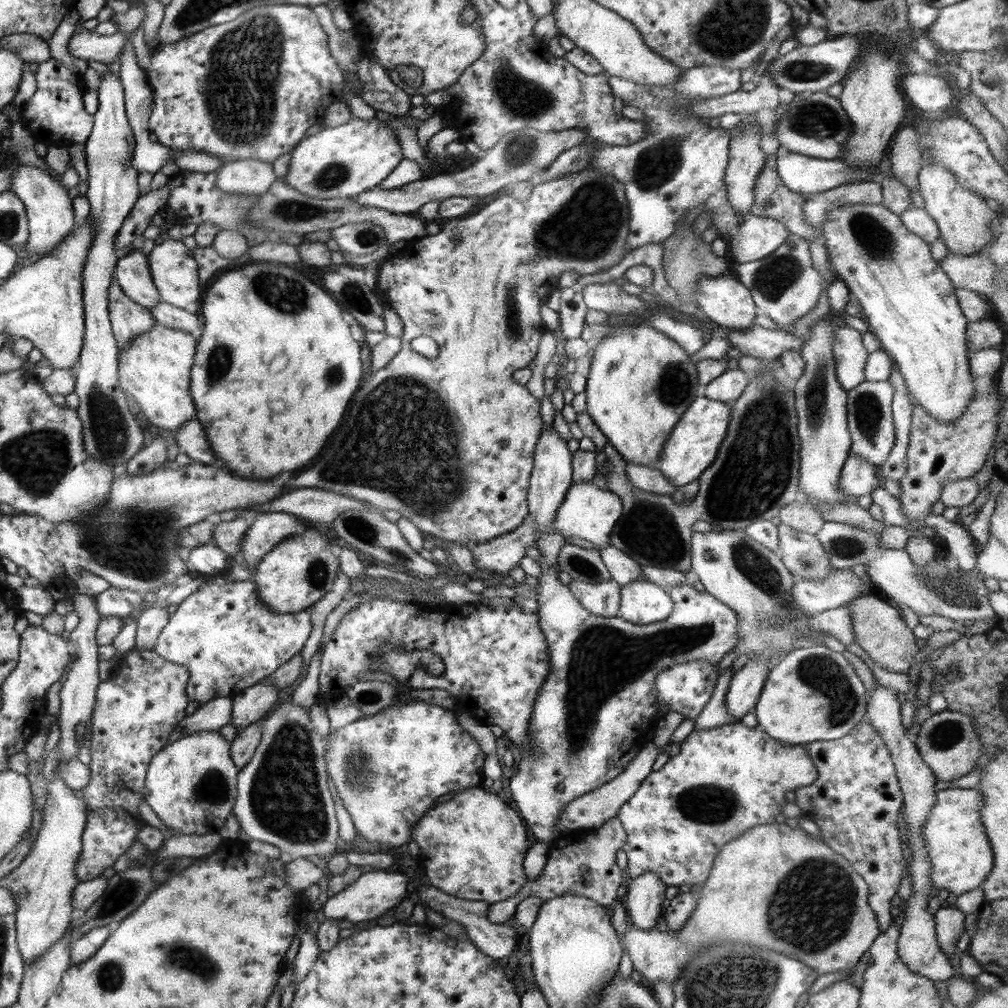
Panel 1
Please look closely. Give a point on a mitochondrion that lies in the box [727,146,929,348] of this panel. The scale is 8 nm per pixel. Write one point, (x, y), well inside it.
(874, 238)

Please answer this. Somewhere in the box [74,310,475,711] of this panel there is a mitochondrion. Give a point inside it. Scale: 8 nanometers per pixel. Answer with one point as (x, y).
(402, 439)

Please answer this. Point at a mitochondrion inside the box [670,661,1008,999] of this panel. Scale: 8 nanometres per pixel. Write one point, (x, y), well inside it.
(811, 924)

